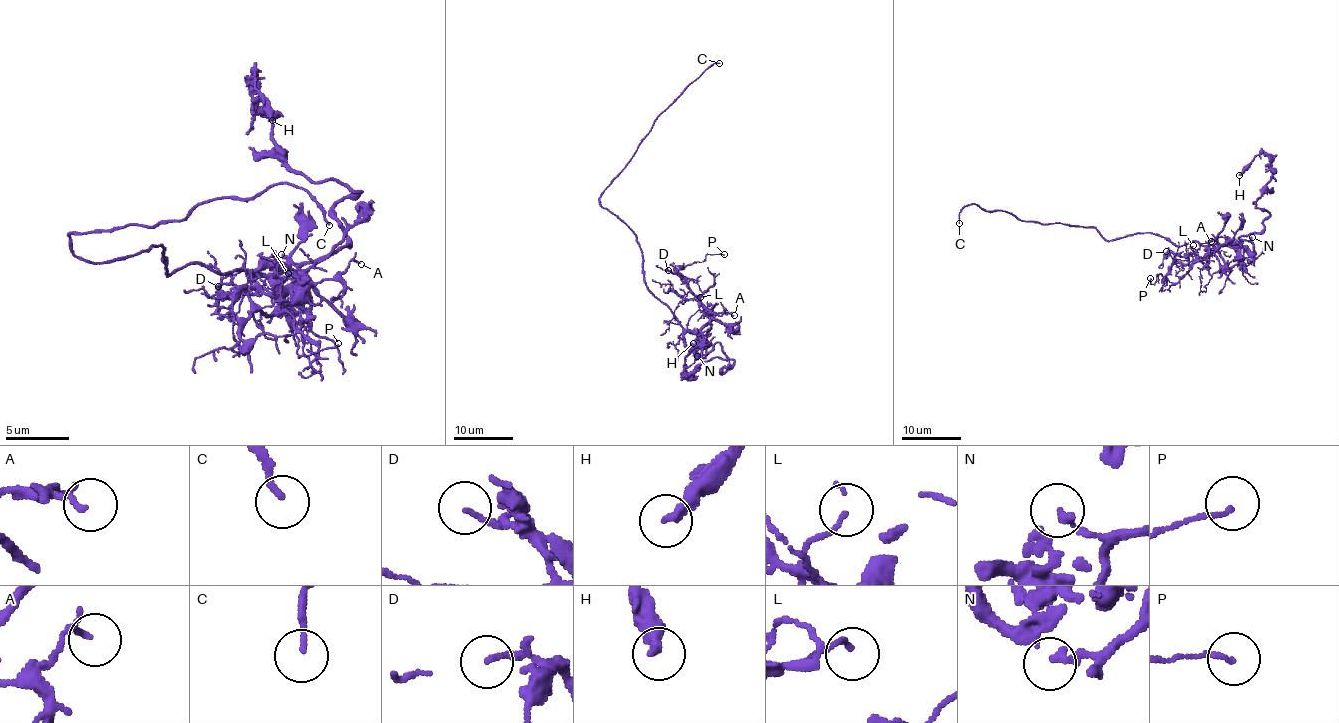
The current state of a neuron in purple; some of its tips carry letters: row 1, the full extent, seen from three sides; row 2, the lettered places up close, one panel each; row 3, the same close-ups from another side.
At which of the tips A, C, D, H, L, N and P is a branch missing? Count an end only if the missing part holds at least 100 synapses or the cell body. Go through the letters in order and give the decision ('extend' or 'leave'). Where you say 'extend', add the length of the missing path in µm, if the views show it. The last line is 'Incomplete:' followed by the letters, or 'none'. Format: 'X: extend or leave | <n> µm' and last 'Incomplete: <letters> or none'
A: leave
C: extend | 8 µm
D: leave
H: leave
L: leave
N: leave
P: leave
Incomplete: C

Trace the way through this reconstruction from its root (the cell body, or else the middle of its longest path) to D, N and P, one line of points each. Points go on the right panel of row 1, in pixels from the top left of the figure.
D: (1183, 245), (1190, 241), (1199, 241), (1203, 245), (1227, 242), (1189, 265), (1178, 262), (1166, 251)
N: (1183, 245), (1199, 241), (1203, 245), (1245, 245), (1252, 251), (1252, 237)
P: (1183, 245), (1227, 242), (1189, 265), (1175, 263), (1165, 276), (1158, 273), (1153, 284), (1150, 278)

